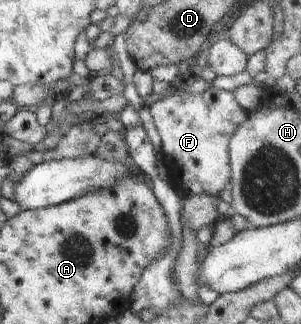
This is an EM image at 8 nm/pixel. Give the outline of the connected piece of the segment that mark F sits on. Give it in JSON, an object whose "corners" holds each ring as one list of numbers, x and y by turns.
{"corners":[[218,82,209,83,207,89,196,95,172,92,159,101,148,105,153,123,161,137,161,160,168,168,174,186,187,195,211,194,219,196,229,185,231,178,229,141,237,128,247,120,248,113,237,104,232,91,225,90]]}

